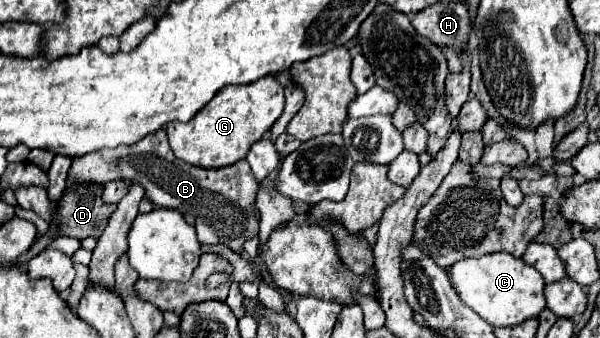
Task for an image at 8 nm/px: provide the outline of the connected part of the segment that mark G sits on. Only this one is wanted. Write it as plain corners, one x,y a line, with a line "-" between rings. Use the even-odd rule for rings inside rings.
265,76
247,86
225,86
215,98
189,122
167,124
169,144
179,160
201,168
223,168
243,160
249,148
271,130
283,112
283,84
275,76

